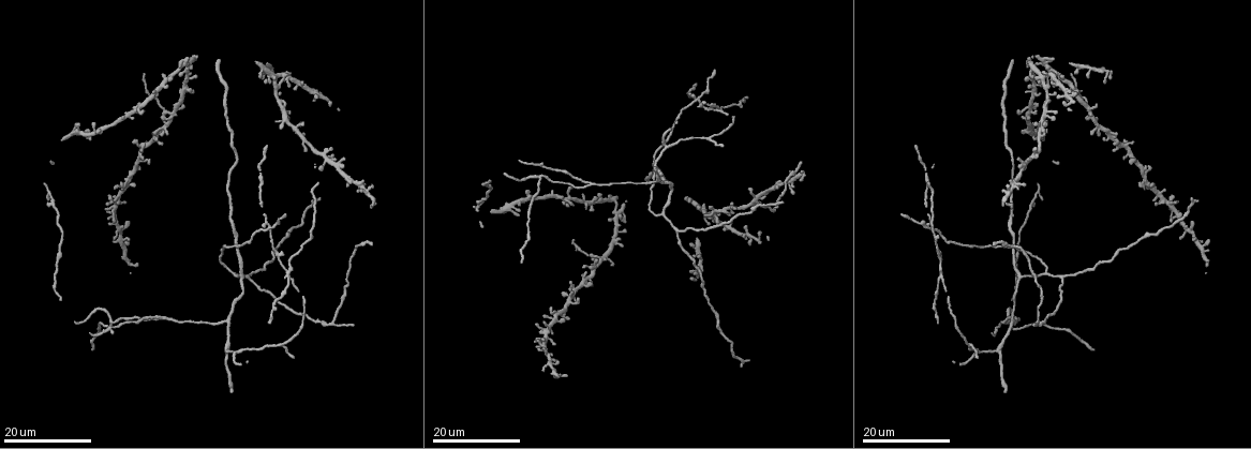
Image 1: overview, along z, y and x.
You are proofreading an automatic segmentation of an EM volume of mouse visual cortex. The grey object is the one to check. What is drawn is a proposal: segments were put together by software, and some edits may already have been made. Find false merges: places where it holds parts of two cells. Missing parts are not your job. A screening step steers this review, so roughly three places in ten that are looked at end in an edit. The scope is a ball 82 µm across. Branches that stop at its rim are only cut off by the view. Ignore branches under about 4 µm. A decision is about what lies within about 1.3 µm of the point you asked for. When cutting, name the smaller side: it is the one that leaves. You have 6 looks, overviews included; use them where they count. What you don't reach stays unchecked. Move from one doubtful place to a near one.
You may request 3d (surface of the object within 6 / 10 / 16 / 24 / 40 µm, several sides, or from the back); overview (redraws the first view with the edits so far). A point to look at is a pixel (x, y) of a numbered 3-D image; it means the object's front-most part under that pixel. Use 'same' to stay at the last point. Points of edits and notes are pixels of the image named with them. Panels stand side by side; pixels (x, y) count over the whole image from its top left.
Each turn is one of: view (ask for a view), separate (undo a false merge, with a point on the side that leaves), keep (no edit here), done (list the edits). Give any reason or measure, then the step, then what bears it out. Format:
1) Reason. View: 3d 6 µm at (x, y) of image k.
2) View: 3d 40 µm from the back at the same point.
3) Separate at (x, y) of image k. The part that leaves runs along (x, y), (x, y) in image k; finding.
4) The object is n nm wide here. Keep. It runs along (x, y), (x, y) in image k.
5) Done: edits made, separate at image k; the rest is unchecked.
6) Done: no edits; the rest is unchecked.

A fork. View: 3d 24 µm at (112, 318) of image 1.

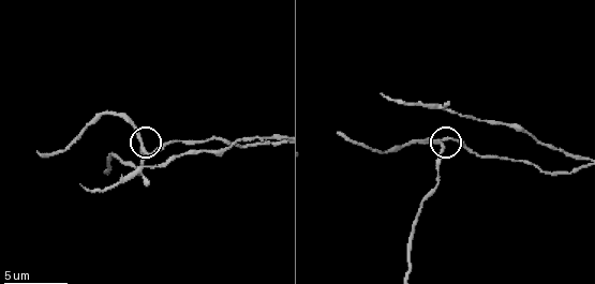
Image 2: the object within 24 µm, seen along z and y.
Closer look. View: 3d 6 µm at (440, 146) of image 2.

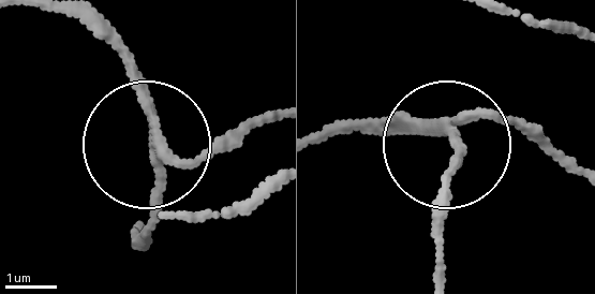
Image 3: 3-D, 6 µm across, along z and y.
Separate at (459, 140) of image 3. The part that leaves runs along (436, 130), (462, 151), (436, 206), (436, 270) in image 3; two cells meet here.

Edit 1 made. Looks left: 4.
Three arms meet. View: 3d 24 µm at (1063, 277) of image 1.

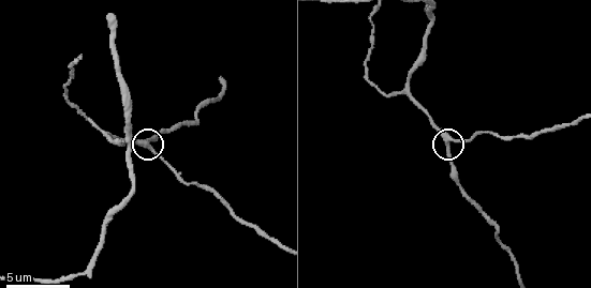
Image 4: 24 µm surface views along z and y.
View: 3d 10 µm at (451, 139) of image 4.

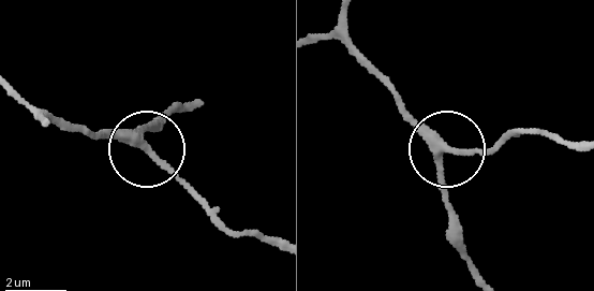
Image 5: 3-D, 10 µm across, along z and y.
Keep. It runs along (349, 17), (356, 56), (441, 141), (448, 237) in image 5; one cell here.

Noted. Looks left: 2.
A fork. View: 3d 10 µm at (87, 274) of image 4.

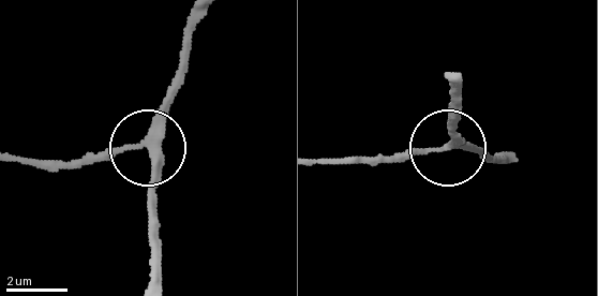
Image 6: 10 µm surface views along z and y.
The object is 240 nm wide here. Keep. It runs along (206, 16), (149, 146), (154, 236) in image 6; continuous, no second cell.

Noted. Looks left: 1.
Done: edits made, separate at image 3; the rest is unchecked.

